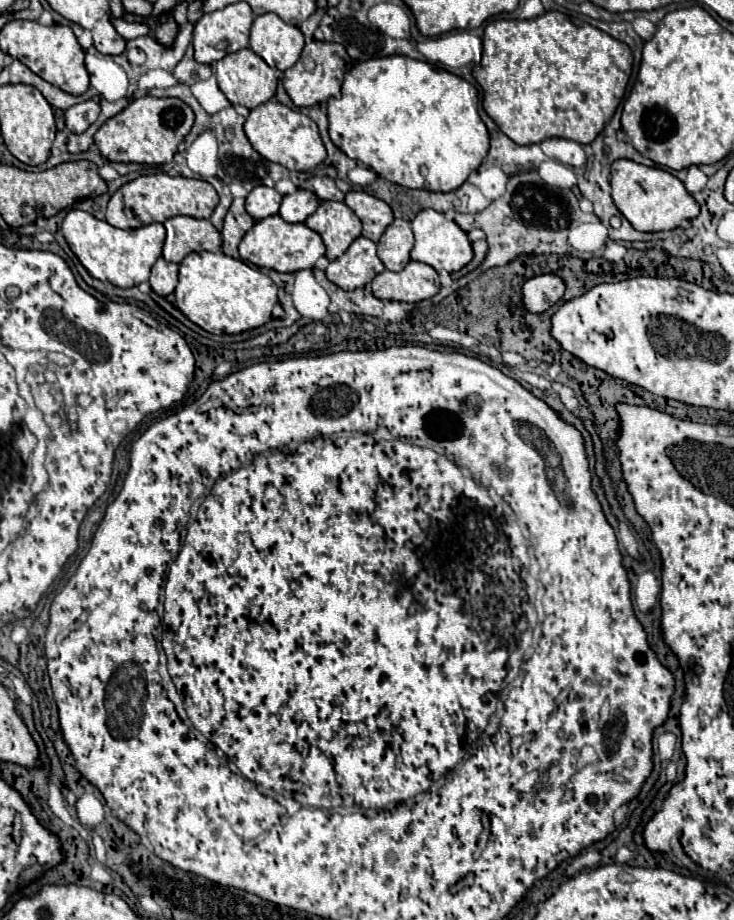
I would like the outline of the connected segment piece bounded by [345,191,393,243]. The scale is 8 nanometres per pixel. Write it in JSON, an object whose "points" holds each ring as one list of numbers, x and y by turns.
{"points":[[349,191,345,197,345,203,361,219,361,223,363,223,361,235,371,239,373,243,379,241,379,237,383,235,387,225,393,221,391,207,385,201,371,197,363,191]]}

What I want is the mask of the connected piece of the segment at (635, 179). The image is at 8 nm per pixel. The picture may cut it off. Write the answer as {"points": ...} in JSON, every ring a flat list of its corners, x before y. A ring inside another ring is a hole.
{"points":[[617,159,611,165,611,197,615,207,637,231,677,229,685,221,699,215,699,203,683,187,683,183,659,167,645,167,629,159]]}

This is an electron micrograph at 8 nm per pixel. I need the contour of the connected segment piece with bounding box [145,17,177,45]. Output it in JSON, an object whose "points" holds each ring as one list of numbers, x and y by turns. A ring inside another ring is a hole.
{"points":[[149,17,145,23,149,23,151,31,153,31,153,37,159,41,159,43,165,43,169,45,173,39,175,39,175,33,177,33,177,23,173,21,173,17,163,23,163,25,157,25,157,17]]}

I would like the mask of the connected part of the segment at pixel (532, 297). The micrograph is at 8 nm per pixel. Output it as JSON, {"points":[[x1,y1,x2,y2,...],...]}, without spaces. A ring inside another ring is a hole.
{"points":[[541,273,527,279,521,287,523,307,529,313,543,313,565,293,565,281,555,273]]}

